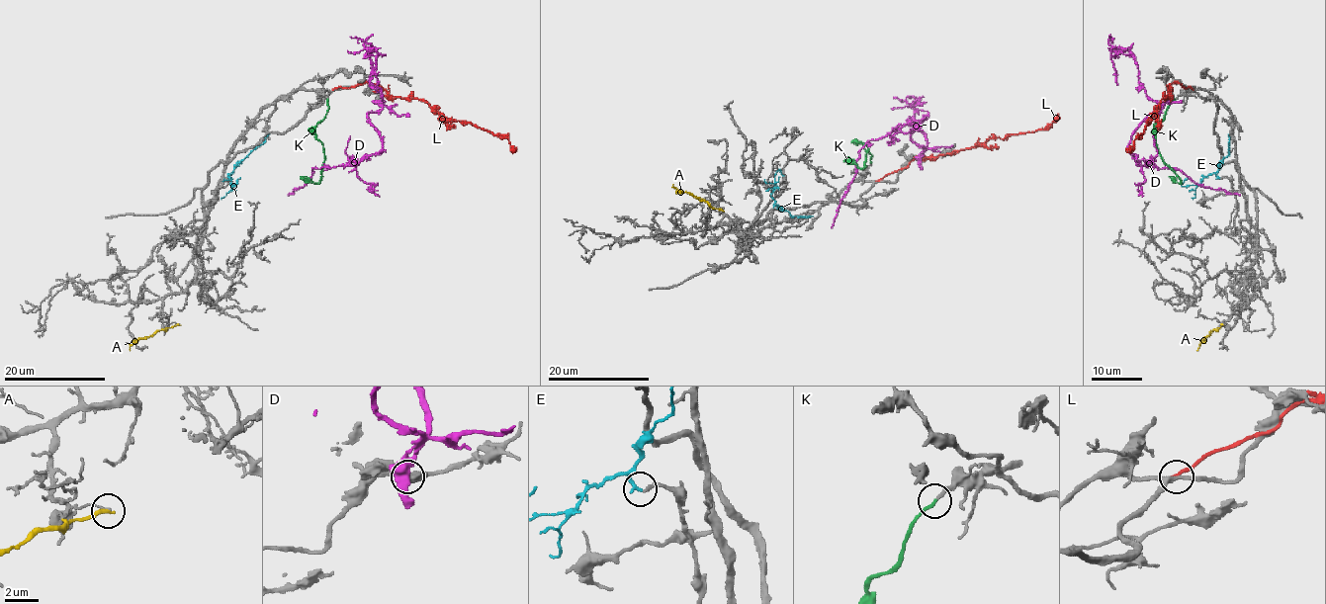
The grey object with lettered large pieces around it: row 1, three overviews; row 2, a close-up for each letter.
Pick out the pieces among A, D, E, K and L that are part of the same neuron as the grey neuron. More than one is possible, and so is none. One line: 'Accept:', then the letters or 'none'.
Accept: E, K

